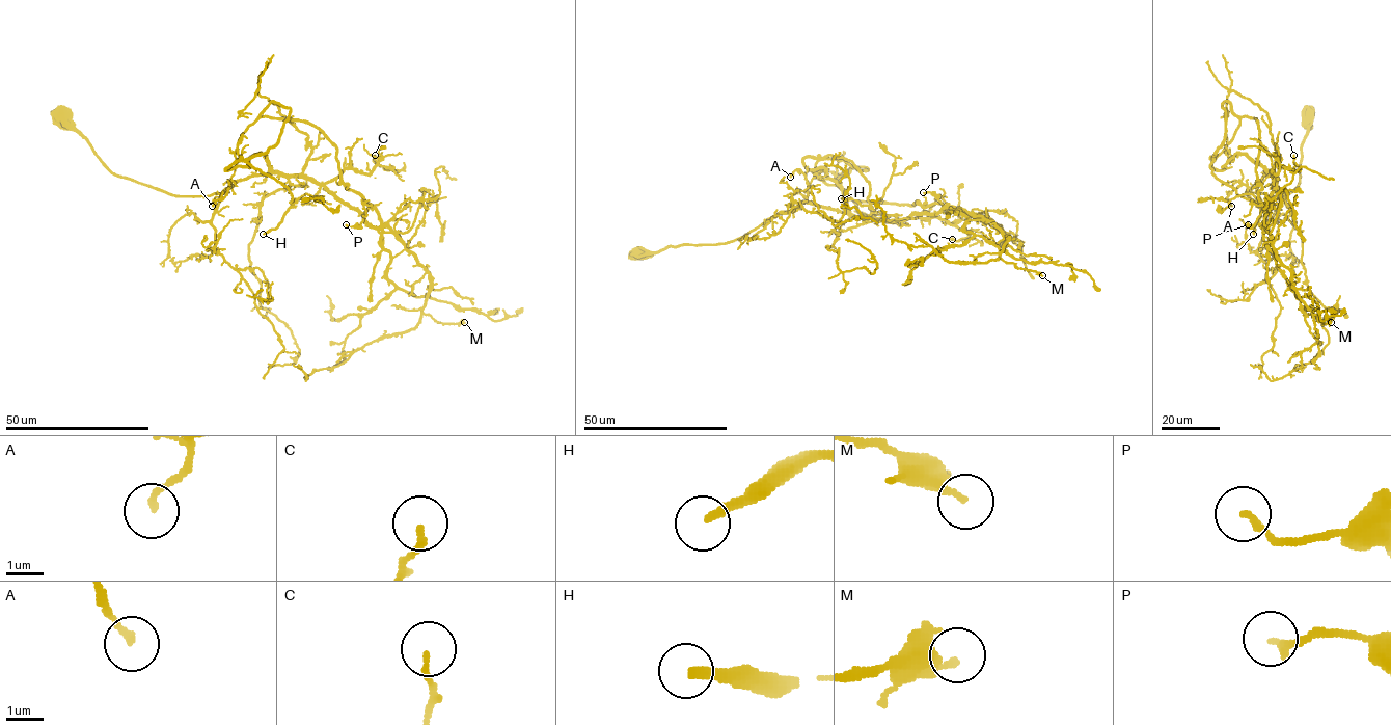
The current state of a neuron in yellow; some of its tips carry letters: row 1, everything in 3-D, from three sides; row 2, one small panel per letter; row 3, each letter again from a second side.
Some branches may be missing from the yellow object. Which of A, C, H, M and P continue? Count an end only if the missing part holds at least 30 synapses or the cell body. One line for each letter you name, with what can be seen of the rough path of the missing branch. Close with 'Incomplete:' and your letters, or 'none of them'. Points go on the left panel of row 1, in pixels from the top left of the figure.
H: Course of what is missing: (263, 234), (253, 263), (256, 275), (269, 293), (268, 321), (281, 351), (281, 382), (277, 386), (281, 393)
Incomplete: H

